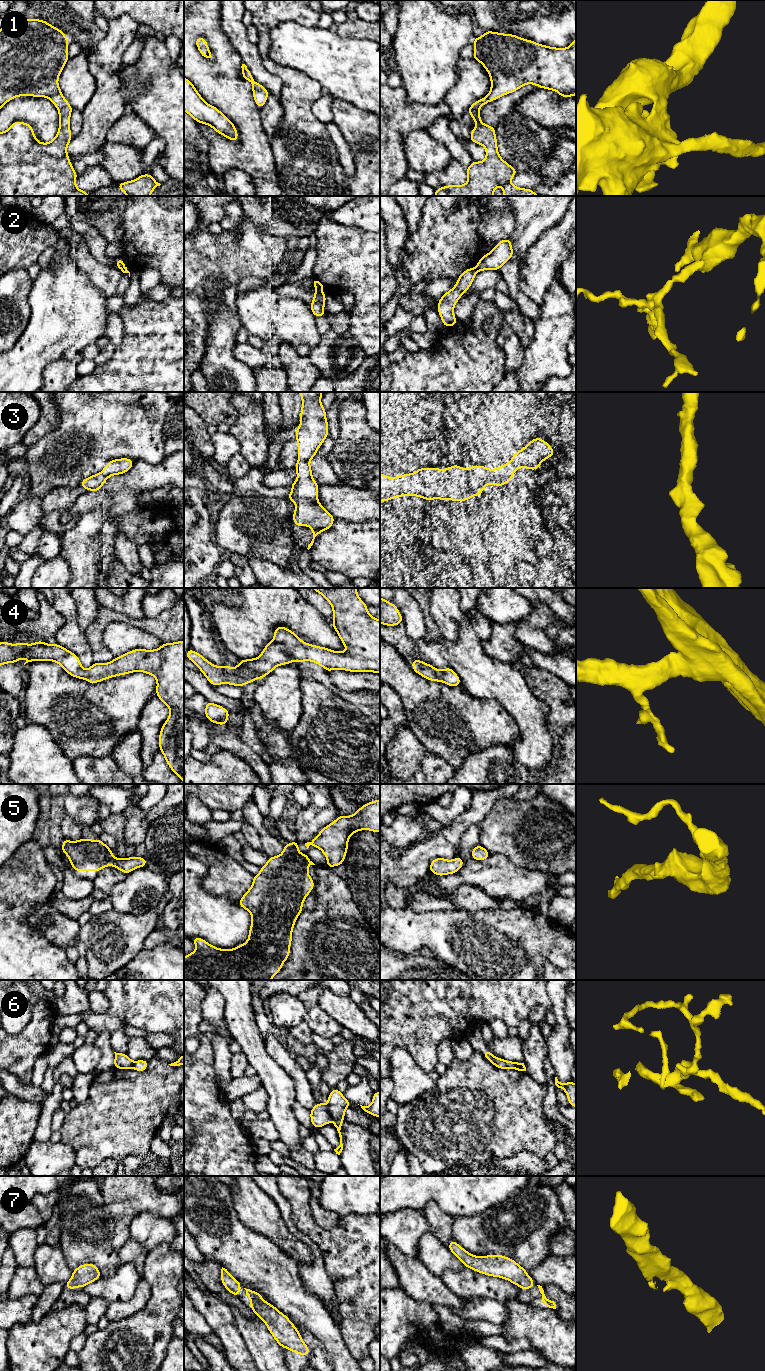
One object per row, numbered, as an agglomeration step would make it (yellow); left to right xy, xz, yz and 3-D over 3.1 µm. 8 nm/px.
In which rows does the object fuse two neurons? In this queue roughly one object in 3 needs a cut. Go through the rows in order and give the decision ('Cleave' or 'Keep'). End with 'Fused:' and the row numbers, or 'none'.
1: Keep
2: Cleave
3: Keep
4: Keep
5: Keep
6: Cleave
7: Keep
Fused: 2, 6

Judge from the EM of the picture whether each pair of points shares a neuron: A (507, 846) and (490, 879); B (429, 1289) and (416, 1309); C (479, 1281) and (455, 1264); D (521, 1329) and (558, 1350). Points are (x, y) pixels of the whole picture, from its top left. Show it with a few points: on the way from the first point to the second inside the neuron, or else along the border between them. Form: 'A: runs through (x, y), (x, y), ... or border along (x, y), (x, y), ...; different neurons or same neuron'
A: border along (491, 854), (503, 854), (517, 866), (523, 867); different neurons
B: border along (401, 1289), (413, 1298), (431, 1304); different neurons
C: border along (463, 1266), (459, 1269), (446, 1269), (440, 1276); different neurons
D: runs through (530, 1329), (537, 1329), (549, 1341); same neuron

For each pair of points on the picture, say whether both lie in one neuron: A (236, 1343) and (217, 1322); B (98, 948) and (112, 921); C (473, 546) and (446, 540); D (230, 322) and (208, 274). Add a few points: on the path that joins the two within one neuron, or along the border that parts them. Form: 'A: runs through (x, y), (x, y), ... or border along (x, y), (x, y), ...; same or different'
A: runs through (231, 1338), (222, 1327); same
B: runs through (105, 941), (112, 934), (112, 928); same
C: border along (443, 524), (455, 537), (459, 552); different
D: border along (219, 293), (210, 300), (211, 317); different

